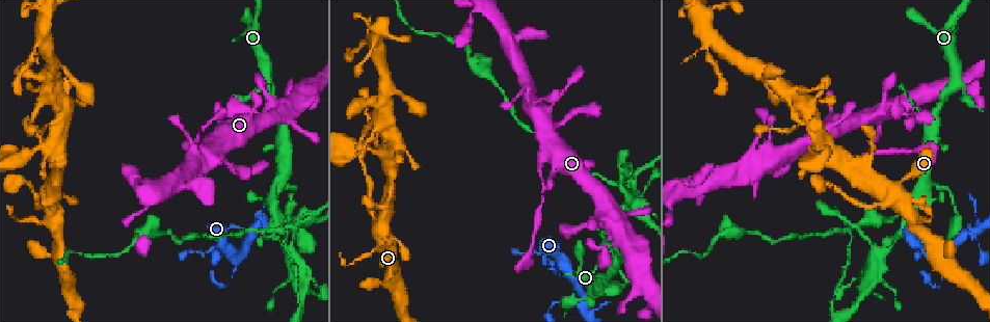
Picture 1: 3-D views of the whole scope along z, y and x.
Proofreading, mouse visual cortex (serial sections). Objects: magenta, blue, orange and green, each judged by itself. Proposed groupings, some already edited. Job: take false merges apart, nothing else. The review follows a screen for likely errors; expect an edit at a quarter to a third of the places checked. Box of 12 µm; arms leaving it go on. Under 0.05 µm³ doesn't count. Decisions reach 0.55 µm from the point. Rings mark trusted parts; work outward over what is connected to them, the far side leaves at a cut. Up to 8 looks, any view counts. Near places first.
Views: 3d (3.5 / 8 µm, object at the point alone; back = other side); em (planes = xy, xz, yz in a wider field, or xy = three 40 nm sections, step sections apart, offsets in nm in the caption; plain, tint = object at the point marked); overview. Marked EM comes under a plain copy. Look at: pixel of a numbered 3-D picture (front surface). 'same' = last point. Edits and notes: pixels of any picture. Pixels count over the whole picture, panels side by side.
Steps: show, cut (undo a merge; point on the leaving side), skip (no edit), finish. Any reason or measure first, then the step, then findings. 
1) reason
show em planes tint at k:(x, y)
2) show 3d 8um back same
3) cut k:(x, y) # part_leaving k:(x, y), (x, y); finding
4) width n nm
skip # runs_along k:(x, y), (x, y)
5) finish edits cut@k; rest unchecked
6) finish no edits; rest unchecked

looks like a crossing
show em xy step 1 tint at 1:(858, 227)

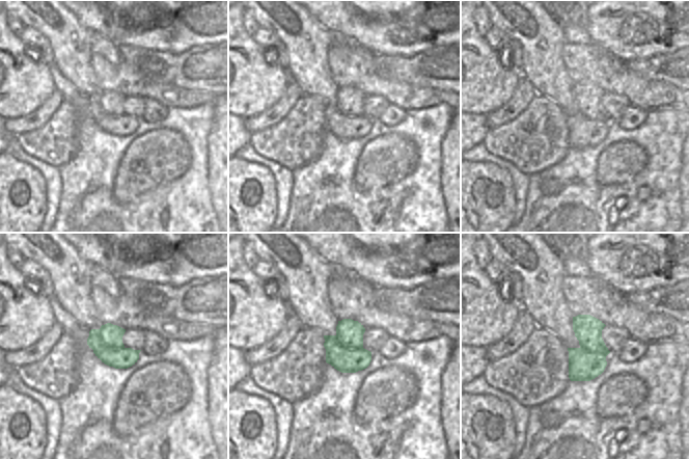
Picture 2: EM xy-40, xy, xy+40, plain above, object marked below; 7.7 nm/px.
see where the arms go
show 3d 3.5um back same

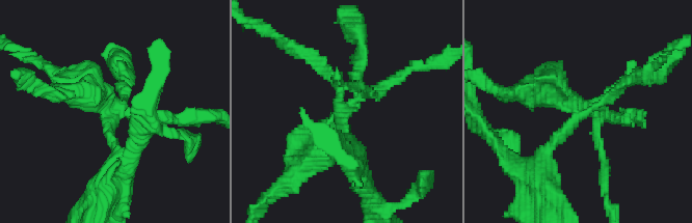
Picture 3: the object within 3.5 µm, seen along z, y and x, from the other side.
cut 3:(376, 89) # part_leaving 3:(349, 105), (414, 67), (440, 62); a second cell is stuck on

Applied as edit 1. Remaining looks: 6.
show overview

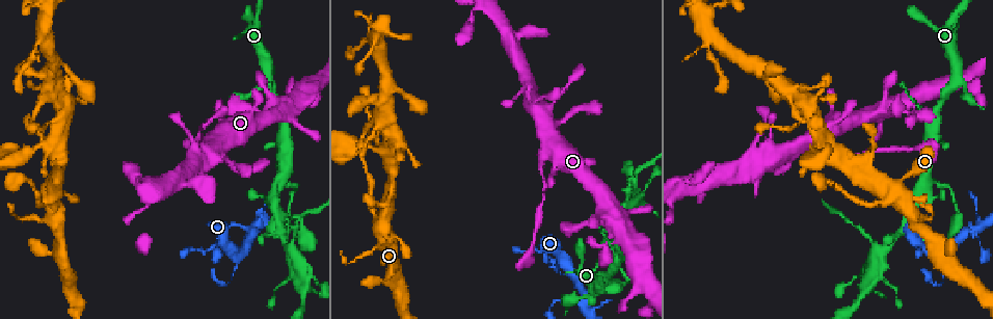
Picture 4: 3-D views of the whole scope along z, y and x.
calibre changes
show 3d 3.5um at 4:(542, 174)

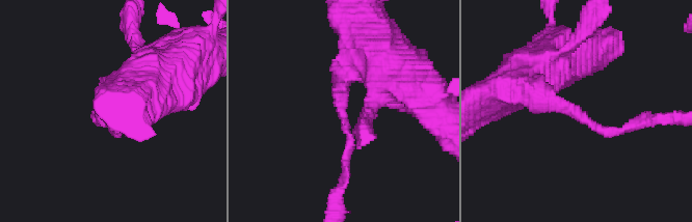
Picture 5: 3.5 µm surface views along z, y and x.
shape alone is not enough
show em xy step 2 tint at 5:(339, 110)

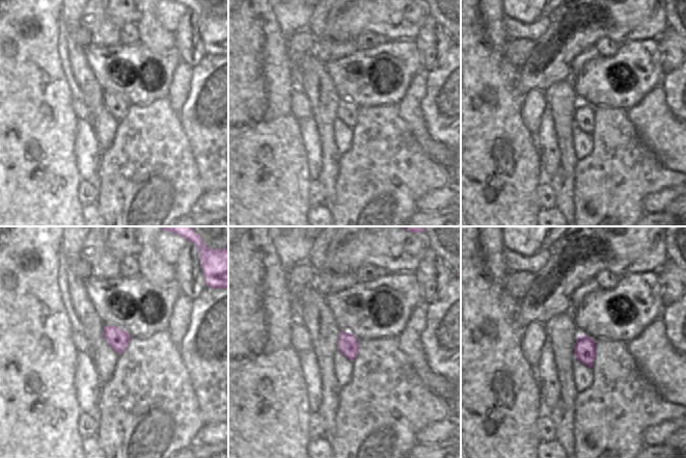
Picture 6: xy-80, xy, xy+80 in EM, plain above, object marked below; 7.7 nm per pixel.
width 160 nm
cut 5:(634, 125) # part_leaving 5:(600, 128), (676, 118); a second cell is stuck on

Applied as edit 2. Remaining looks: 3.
three-way junction
show 3d 3.5um at 4:(973, 229)

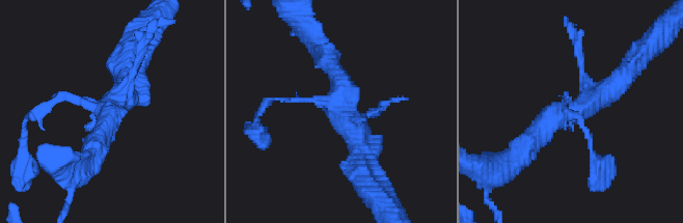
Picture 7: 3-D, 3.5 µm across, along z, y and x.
need the tissue
show em planes tint at 7:(561, 109)

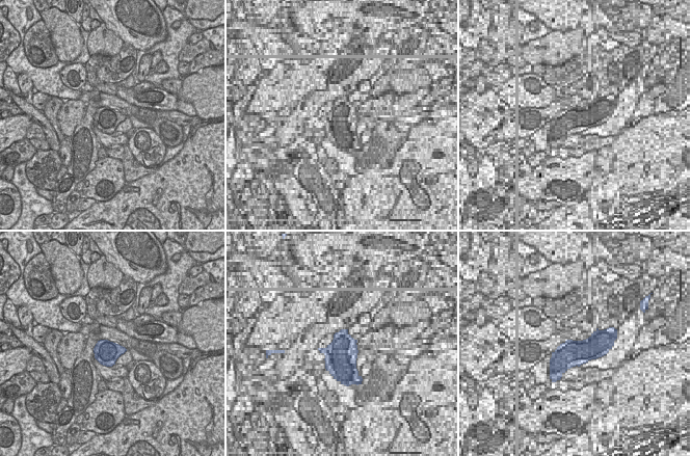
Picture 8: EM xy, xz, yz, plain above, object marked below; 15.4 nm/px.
skip # runs_along 7:(520, 154), (551, 118), (618, 84); one cell here

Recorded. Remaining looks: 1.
finish edits cut@3, cut@5; rest unchecked

